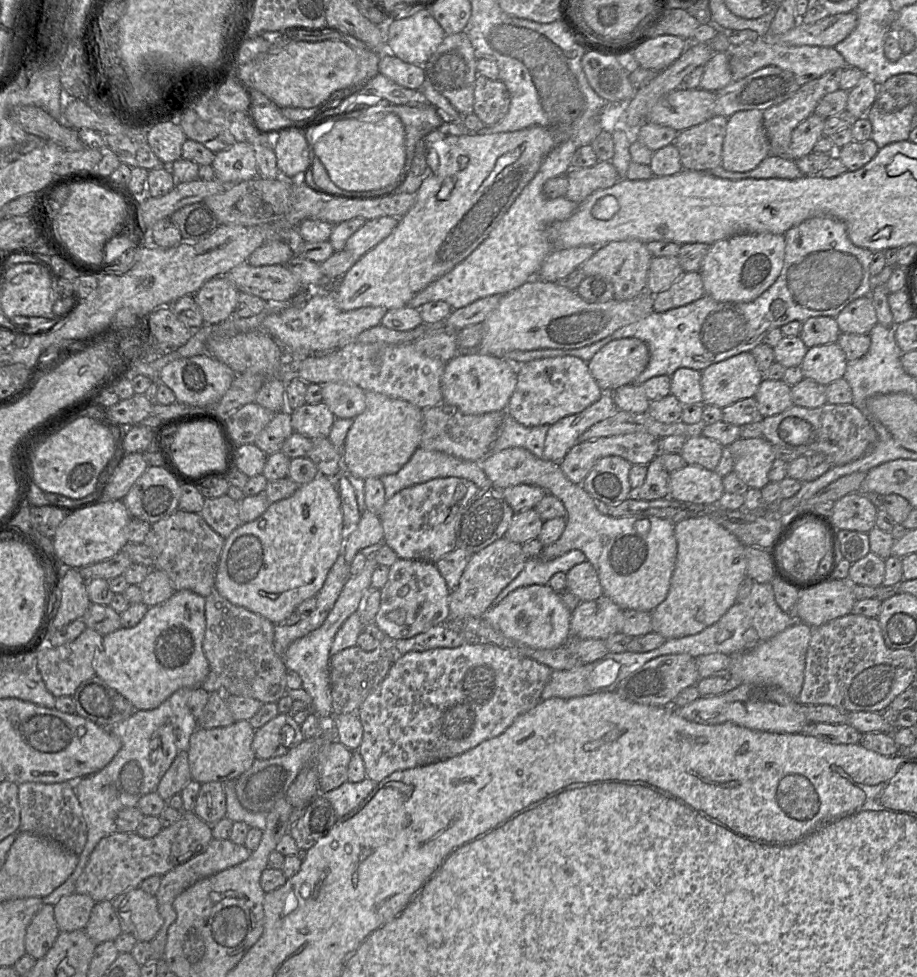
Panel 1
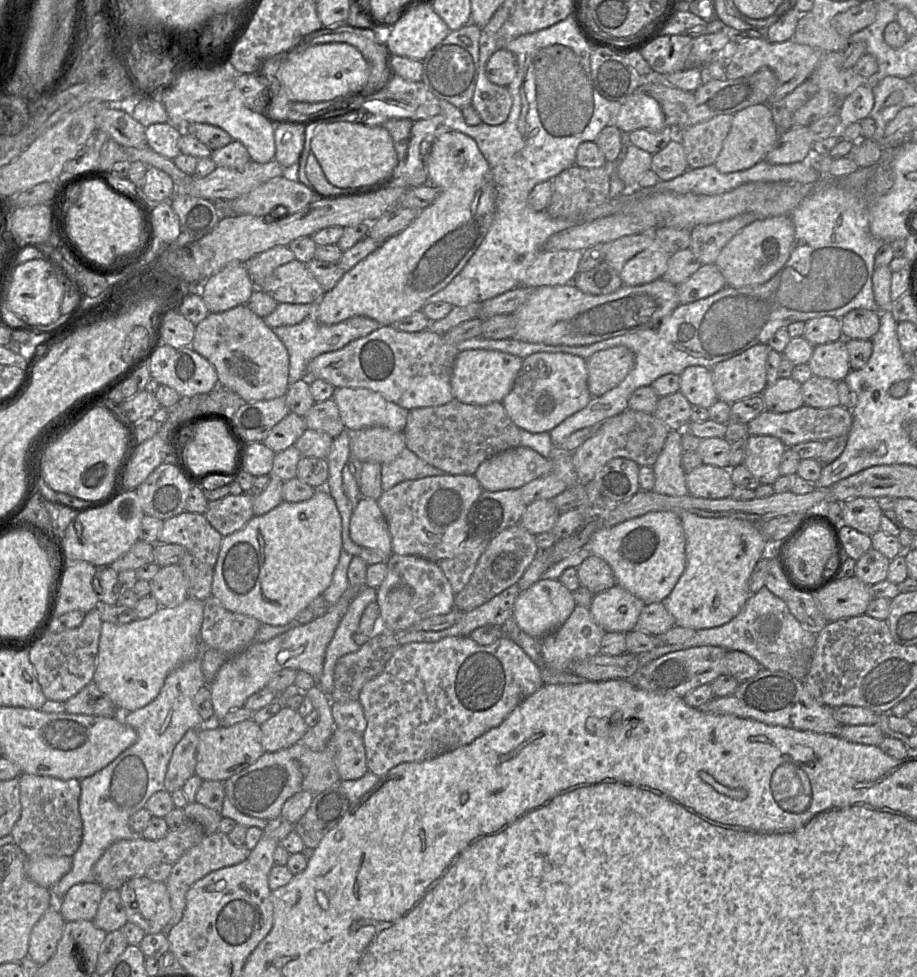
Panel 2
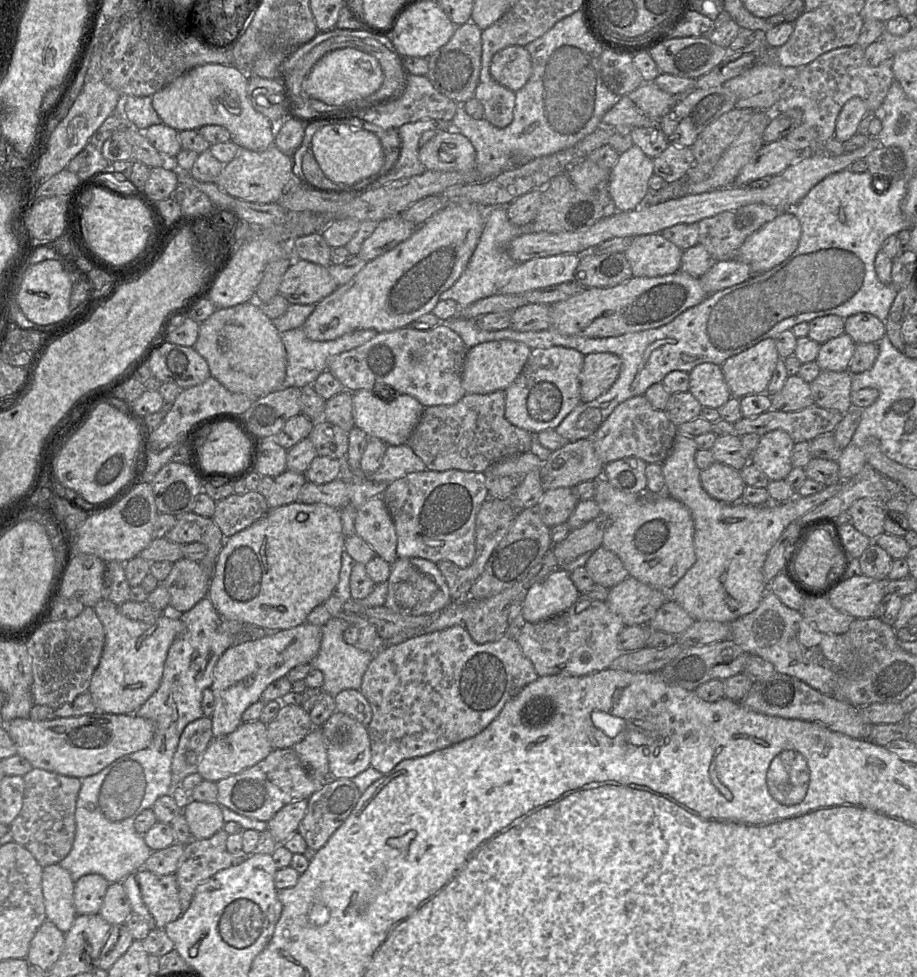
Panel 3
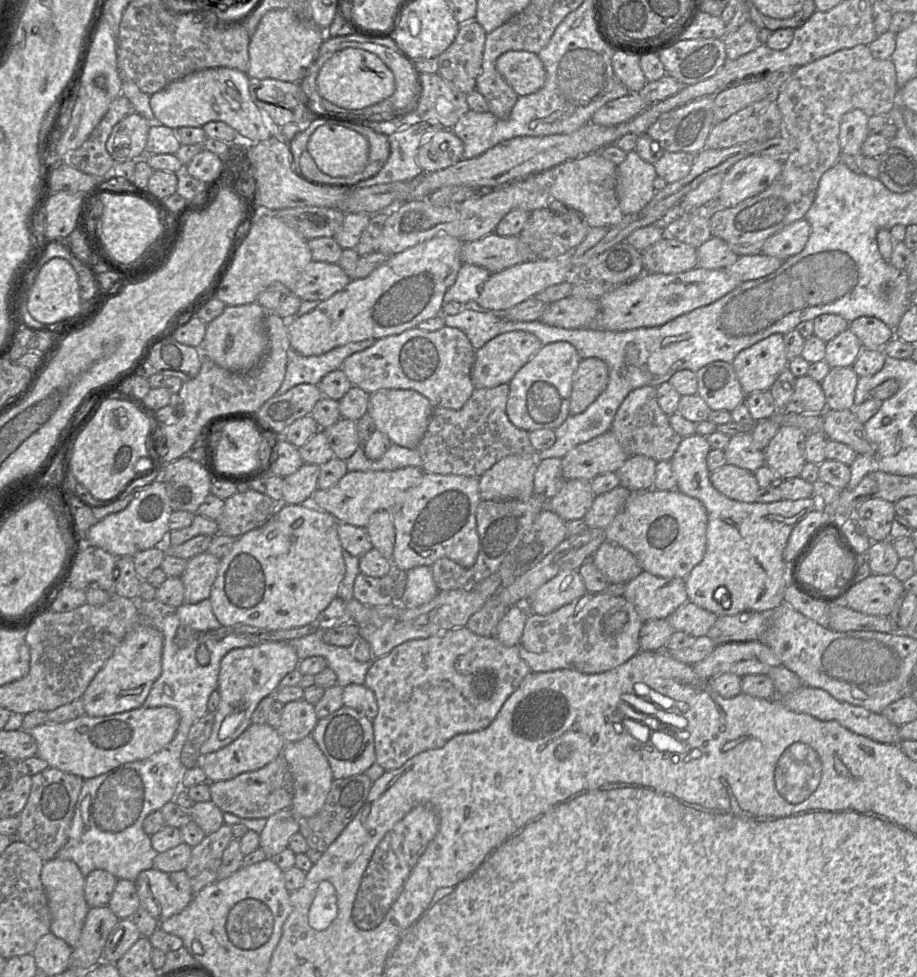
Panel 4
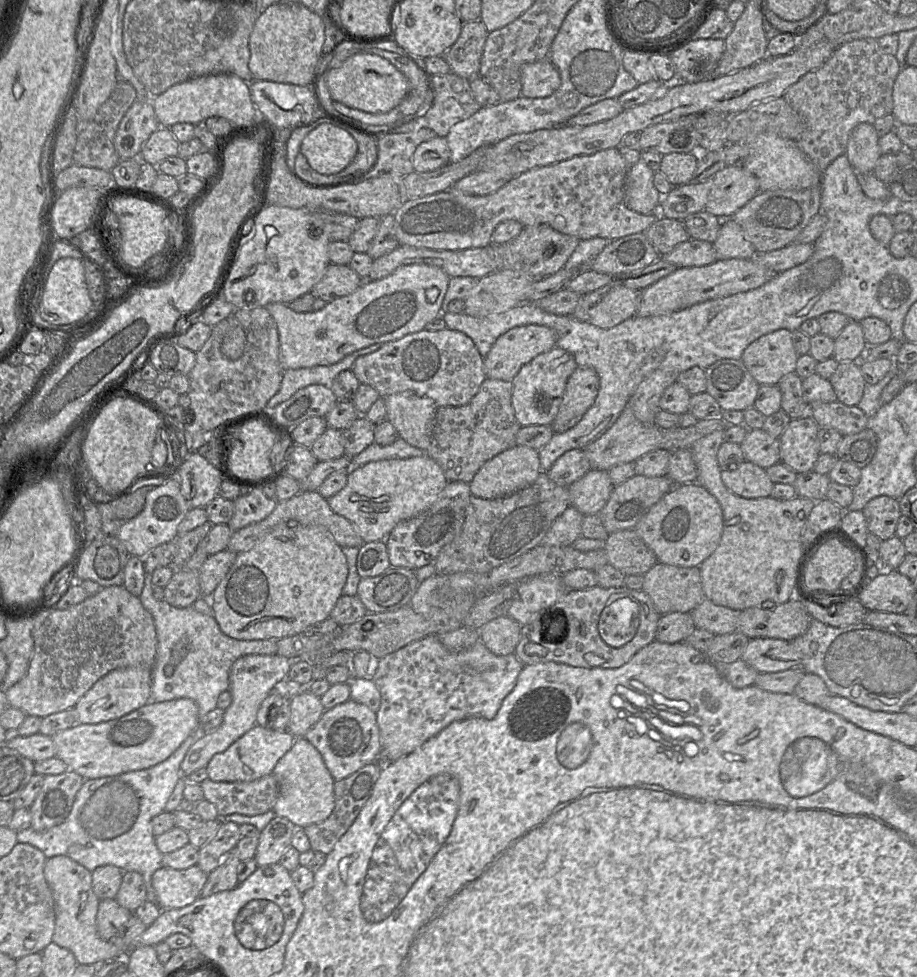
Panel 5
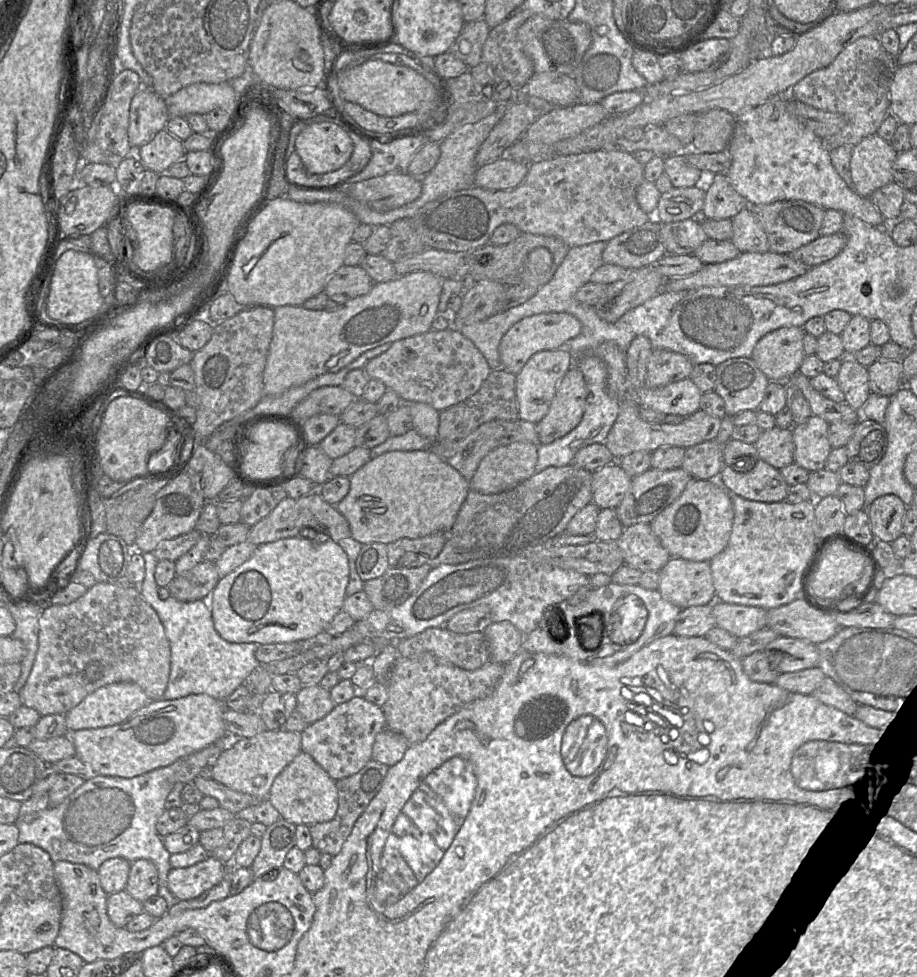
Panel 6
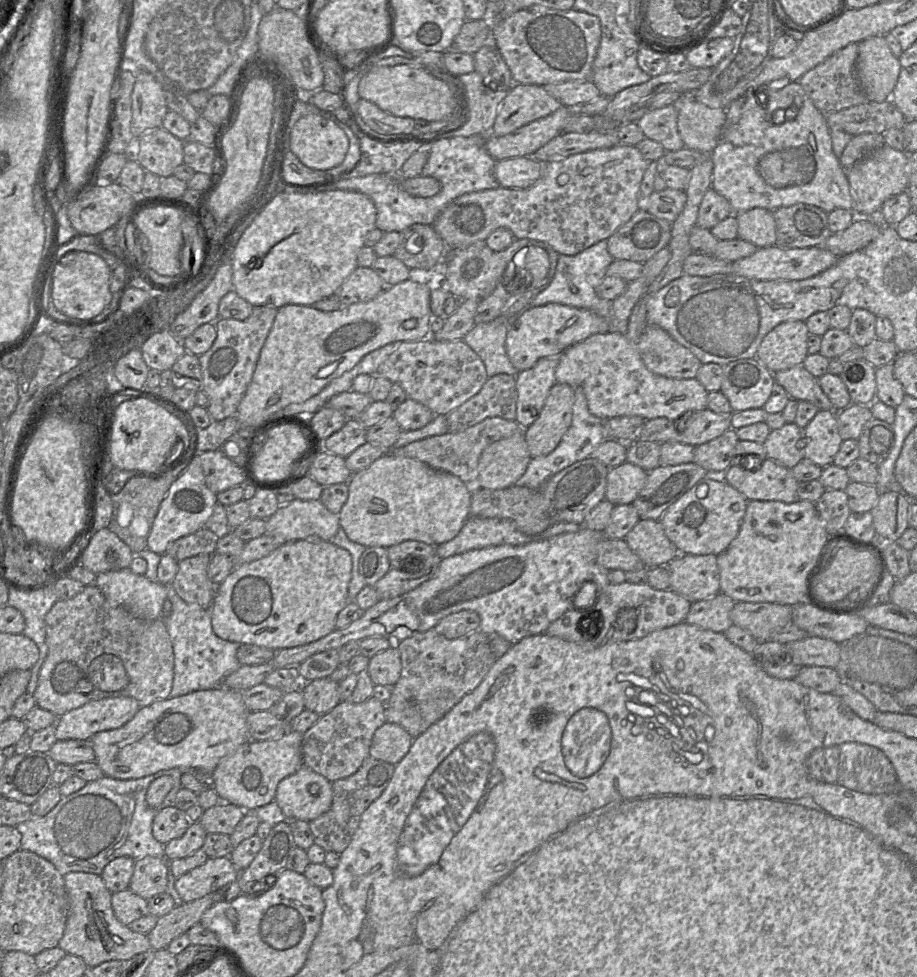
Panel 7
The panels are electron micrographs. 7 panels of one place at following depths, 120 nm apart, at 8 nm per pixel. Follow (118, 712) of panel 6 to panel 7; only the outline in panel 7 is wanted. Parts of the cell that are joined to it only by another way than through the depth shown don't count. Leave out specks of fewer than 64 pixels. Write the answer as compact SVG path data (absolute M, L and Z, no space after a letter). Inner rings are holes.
M110 697L92 700L58 717L57 740L86 740L101 731L119 728L130 721L140 709L132 697Z

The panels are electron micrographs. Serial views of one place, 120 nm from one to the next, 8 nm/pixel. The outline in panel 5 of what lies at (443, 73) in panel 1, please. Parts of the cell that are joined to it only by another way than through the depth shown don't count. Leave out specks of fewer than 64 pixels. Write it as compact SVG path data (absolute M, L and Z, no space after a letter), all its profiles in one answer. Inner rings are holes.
M481 20L463 23L456 42L443 54L450 71L471 80L479 76L481 57L488 31Z

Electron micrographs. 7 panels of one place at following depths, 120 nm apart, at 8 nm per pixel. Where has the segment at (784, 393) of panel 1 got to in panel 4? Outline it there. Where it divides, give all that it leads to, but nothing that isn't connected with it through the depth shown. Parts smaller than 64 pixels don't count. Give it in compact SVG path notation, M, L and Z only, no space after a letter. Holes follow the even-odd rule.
M806 374L796 379L795 391L783 411L814 414L824 413L826 409L826 398L820 382Z

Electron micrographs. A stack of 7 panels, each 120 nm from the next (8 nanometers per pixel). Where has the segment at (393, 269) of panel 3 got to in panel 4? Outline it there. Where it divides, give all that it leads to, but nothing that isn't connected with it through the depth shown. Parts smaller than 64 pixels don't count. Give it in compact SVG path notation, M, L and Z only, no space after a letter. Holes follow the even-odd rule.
M447 234L410 247L390 258L367 277L351 280L341 291L319 303L312 311L287 319L290 348L303 356L321 355L333 348L366 339L381 339L415 328L422 321L442 314L443 298L454 284L463 262L463 242Z

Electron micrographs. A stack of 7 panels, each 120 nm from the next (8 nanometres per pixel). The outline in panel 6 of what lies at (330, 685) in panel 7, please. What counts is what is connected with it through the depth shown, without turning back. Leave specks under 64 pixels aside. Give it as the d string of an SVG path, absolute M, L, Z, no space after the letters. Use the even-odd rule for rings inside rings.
M318 684L303 685L296 698L296 711L302 715L308 725L325 717L336 706L330 691Z

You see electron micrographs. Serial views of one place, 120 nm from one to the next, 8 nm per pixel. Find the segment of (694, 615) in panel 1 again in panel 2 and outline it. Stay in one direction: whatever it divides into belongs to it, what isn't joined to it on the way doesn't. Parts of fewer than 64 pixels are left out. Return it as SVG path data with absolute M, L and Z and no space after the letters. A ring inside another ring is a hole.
M683 511L679 513L686 535L686 567L672 592L662 601L674 616L676 626L695 630L722 626L731 621L741 611L752 595L748 588L749 578L758 561L769 551L754 522L728 517L701 517Z

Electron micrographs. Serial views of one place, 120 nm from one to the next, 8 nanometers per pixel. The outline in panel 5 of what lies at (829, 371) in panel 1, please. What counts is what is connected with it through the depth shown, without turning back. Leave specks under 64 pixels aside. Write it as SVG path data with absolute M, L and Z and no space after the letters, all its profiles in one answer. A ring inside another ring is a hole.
M849 321L834 339L833 358L843 361L860 361L864 358L868 345L860 322Z

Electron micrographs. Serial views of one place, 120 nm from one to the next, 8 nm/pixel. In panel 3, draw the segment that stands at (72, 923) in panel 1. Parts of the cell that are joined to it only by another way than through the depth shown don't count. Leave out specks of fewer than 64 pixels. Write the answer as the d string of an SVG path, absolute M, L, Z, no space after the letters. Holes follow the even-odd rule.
M87 874L74 883L73 902L77 915L99 914L109 882L99 874Z

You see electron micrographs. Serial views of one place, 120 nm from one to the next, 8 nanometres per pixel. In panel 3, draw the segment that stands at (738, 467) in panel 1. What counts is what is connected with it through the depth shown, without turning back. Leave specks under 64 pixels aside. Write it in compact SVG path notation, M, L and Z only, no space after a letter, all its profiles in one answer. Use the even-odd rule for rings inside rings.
M783 430L763 434L750 462L762 470L771 481L784 480L794 468L791 461L795 442Z

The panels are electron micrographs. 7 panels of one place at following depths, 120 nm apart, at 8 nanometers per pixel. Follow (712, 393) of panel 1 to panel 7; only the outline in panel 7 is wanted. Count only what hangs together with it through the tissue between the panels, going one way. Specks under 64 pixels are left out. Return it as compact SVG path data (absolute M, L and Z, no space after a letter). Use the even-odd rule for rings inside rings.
M804 321L783 322L764 337L756 358L772 373L801 365L808 355L809 334Z

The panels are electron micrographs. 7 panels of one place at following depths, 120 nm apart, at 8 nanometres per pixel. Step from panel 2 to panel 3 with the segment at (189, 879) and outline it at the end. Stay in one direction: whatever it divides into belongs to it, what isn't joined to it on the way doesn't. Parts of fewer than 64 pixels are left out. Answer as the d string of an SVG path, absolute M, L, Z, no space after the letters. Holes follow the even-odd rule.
M222 829L211 838L192 840L185 845L175 872L181 914L188 909L198 885L217 872L238 865L244 860L245 856L235 856L227 851L228 836Z

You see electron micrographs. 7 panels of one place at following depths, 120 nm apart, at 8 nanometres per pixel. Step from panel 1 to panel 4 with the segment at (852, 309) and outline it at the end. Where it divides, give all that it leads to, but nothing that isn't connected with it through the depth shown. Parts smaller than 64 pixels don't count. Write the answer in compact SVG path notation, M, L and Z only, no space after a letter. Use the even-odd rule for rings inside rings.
M870 316L853 320L848 328L859 338L863 349L883 349L895 337L894 329Z

